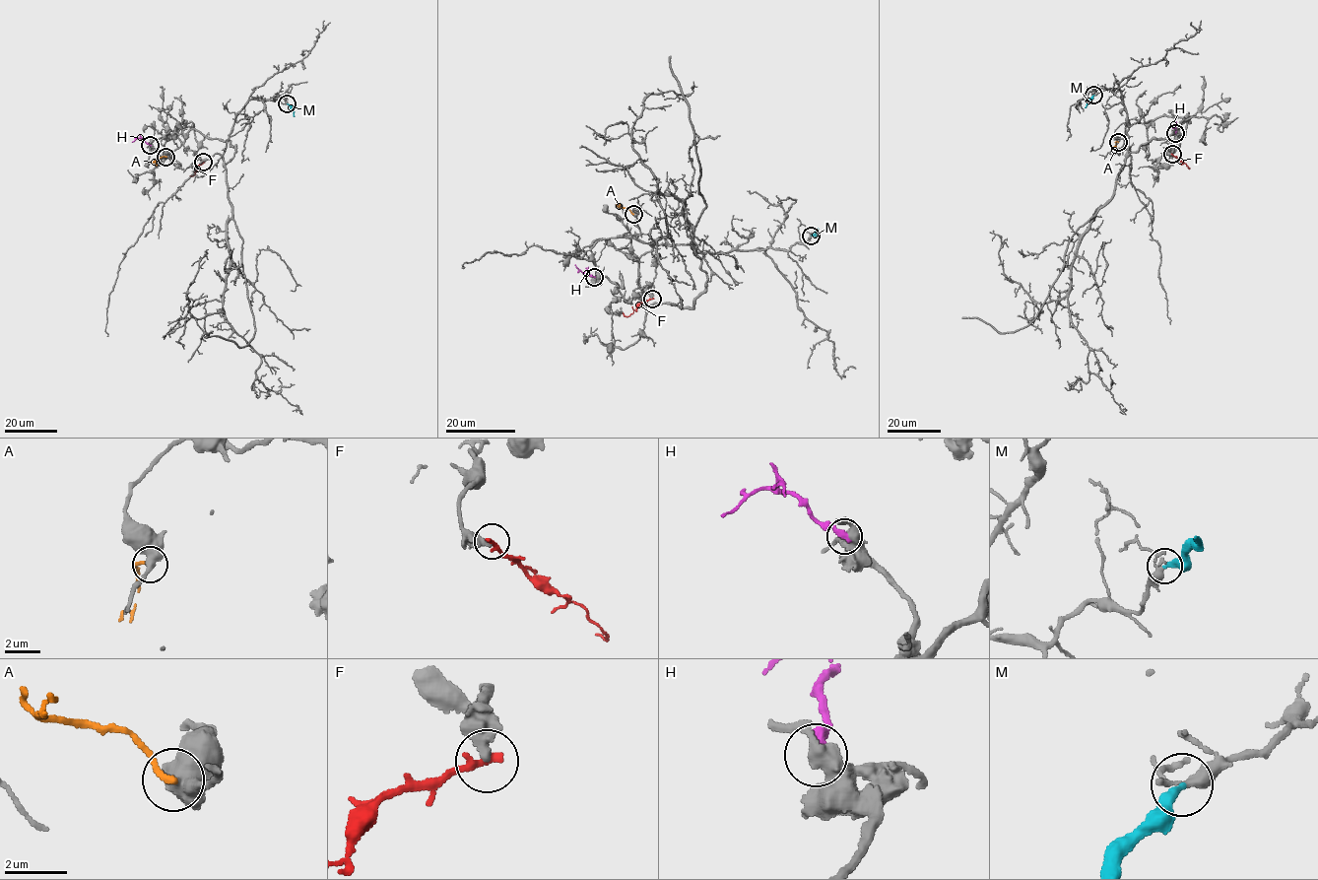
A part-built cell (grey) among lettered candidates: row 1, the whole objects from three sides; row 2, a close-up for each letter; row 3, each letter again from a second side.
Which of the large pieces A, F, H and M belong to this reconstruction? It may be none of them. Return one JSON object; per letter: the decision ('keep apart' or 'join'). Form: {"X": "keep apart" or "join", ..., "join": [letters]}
{"A": "keep apart", "F": "keep apart", "H": "keep apart", "M": "join", "join": ["M"]}

